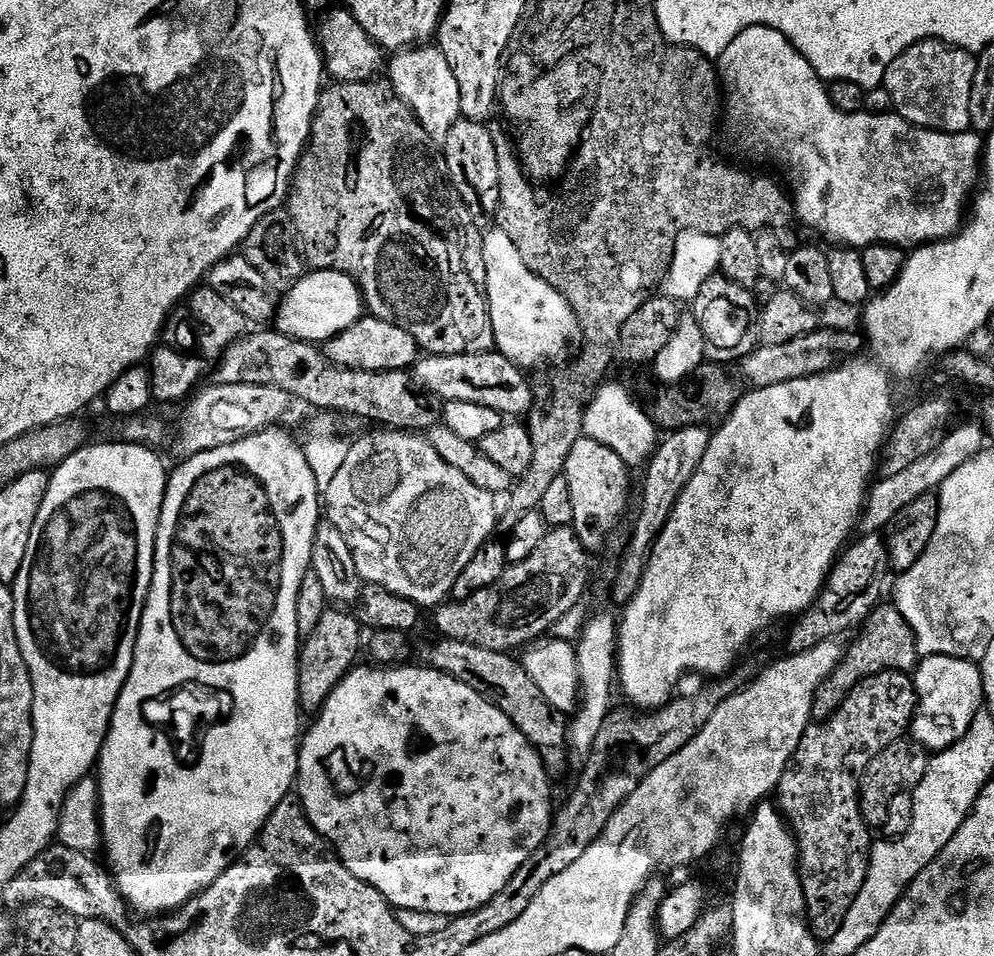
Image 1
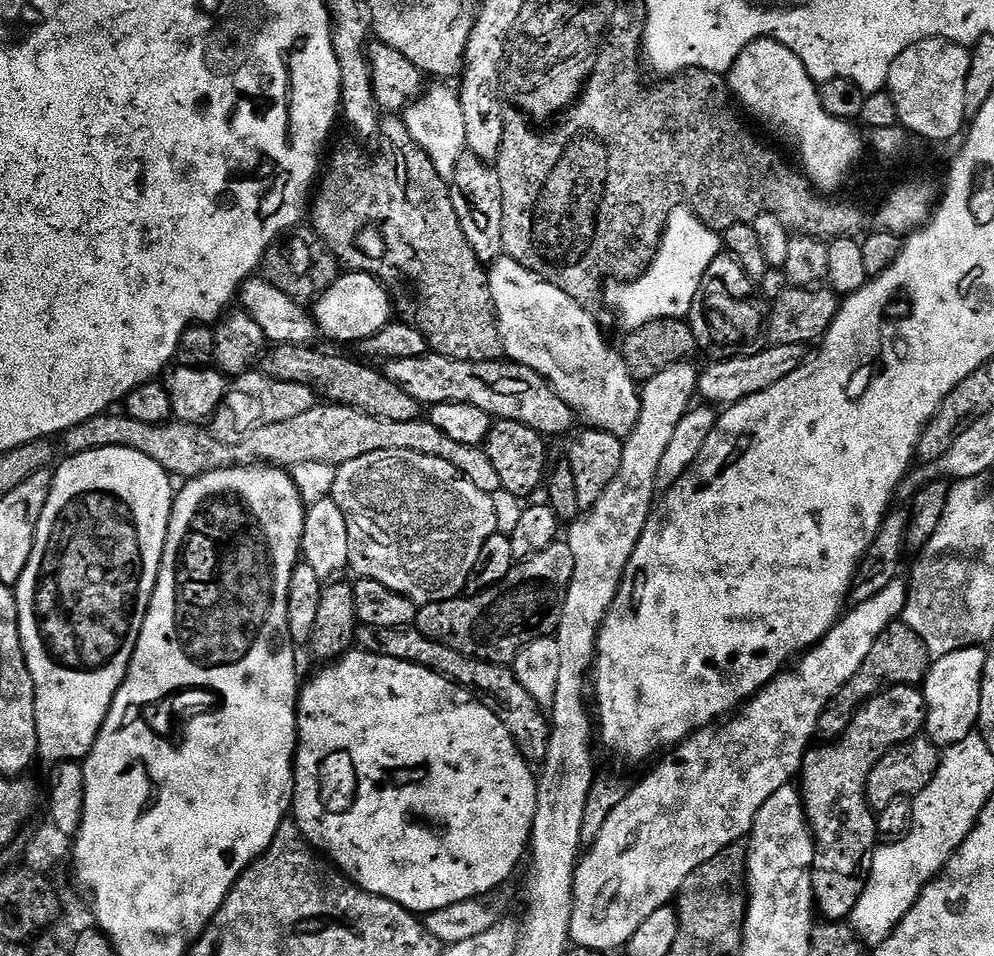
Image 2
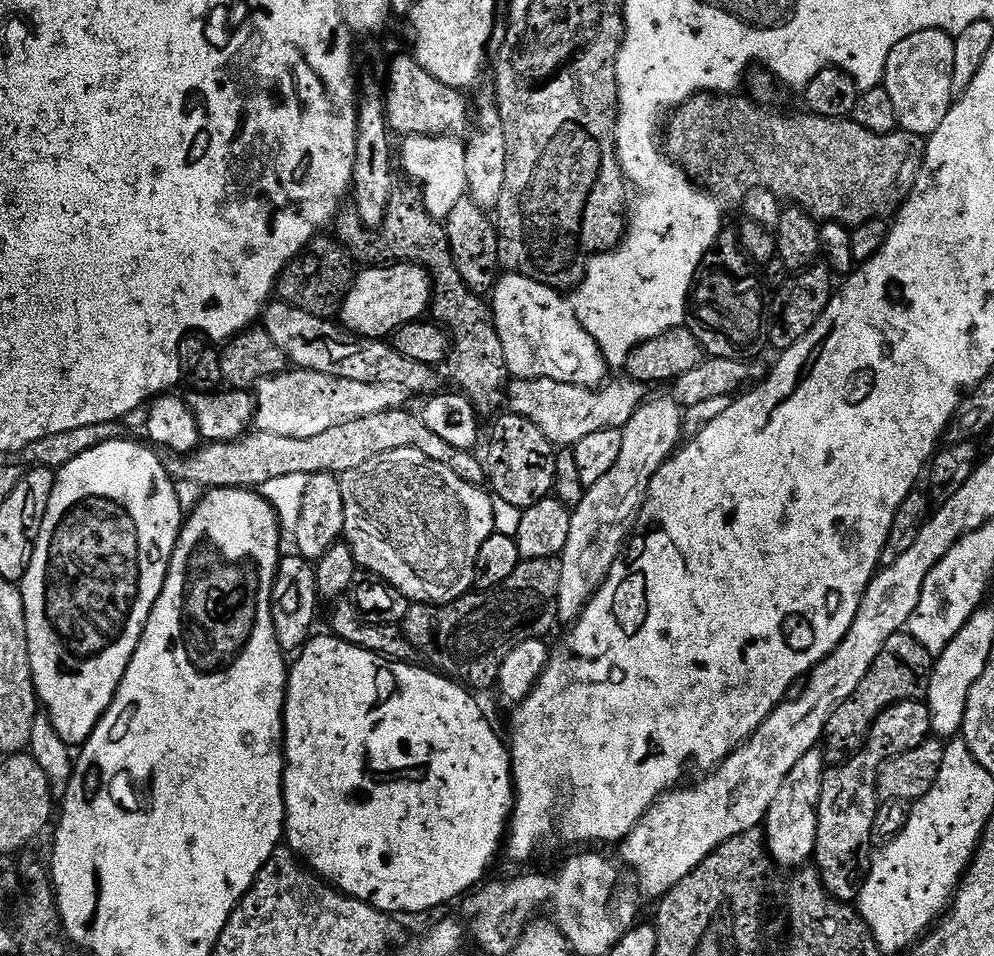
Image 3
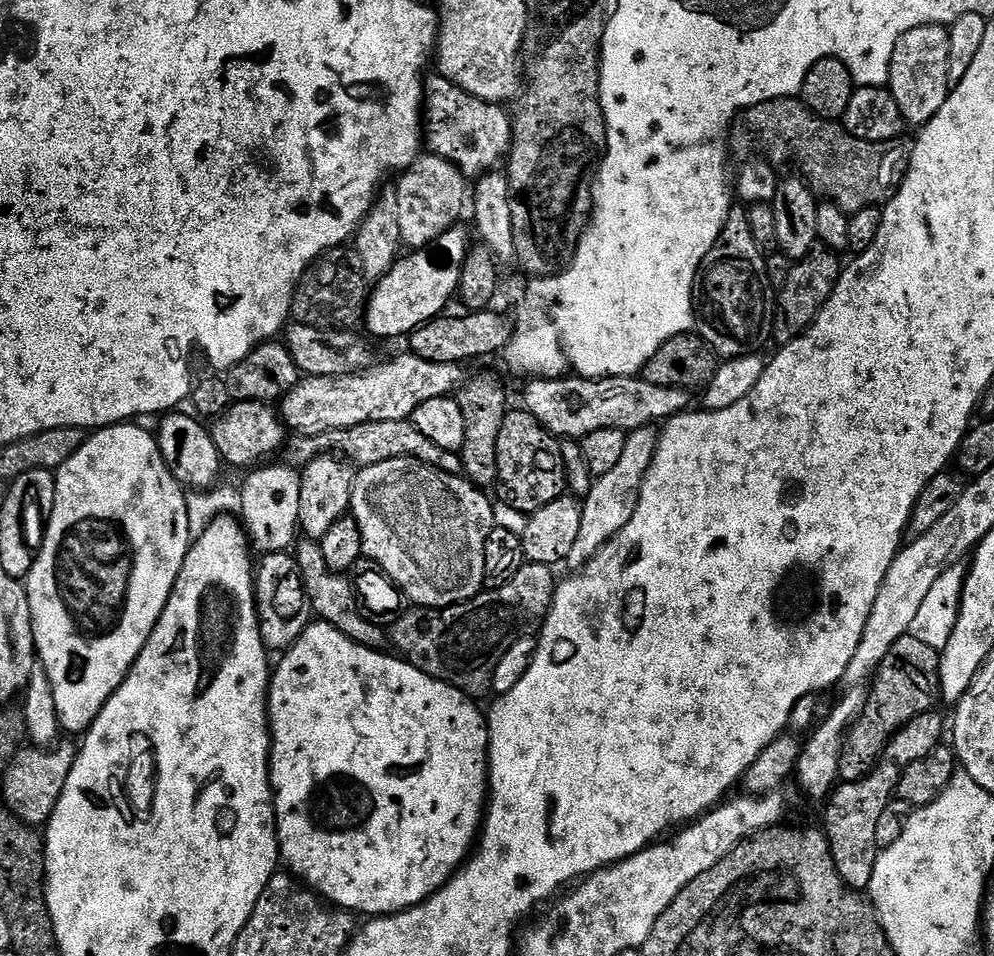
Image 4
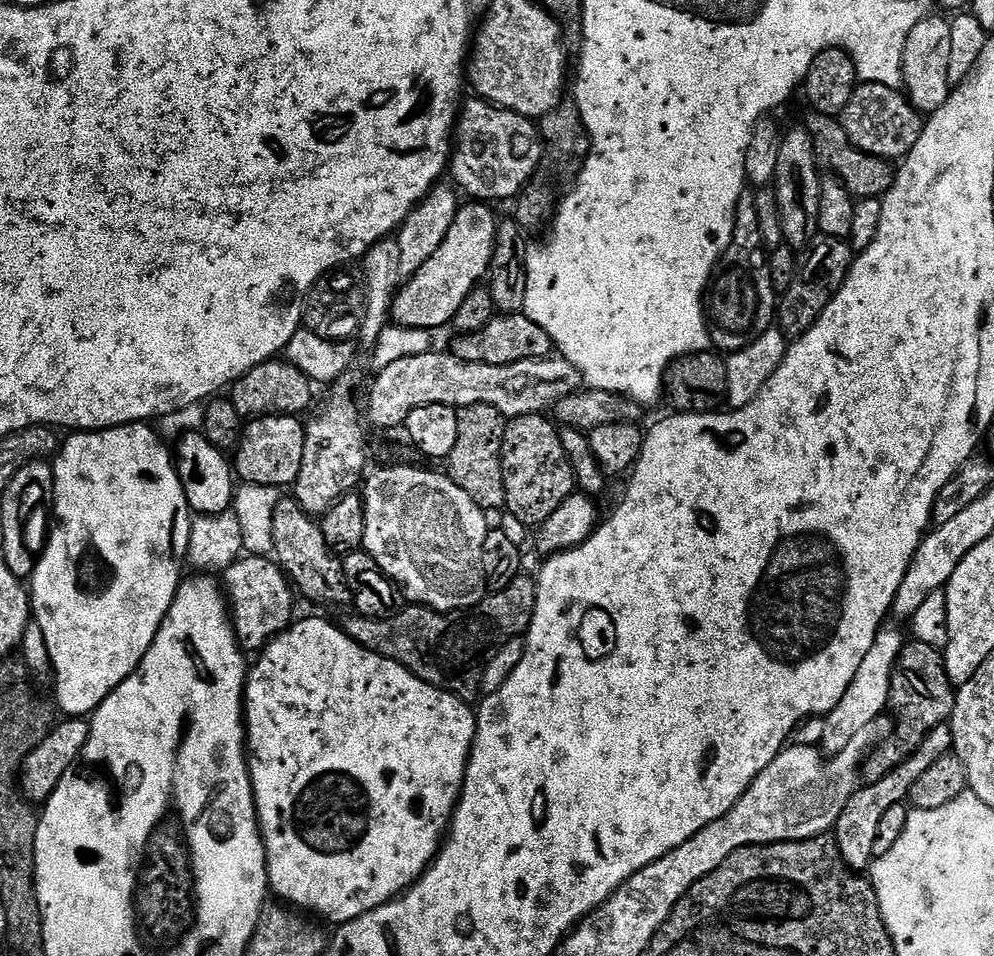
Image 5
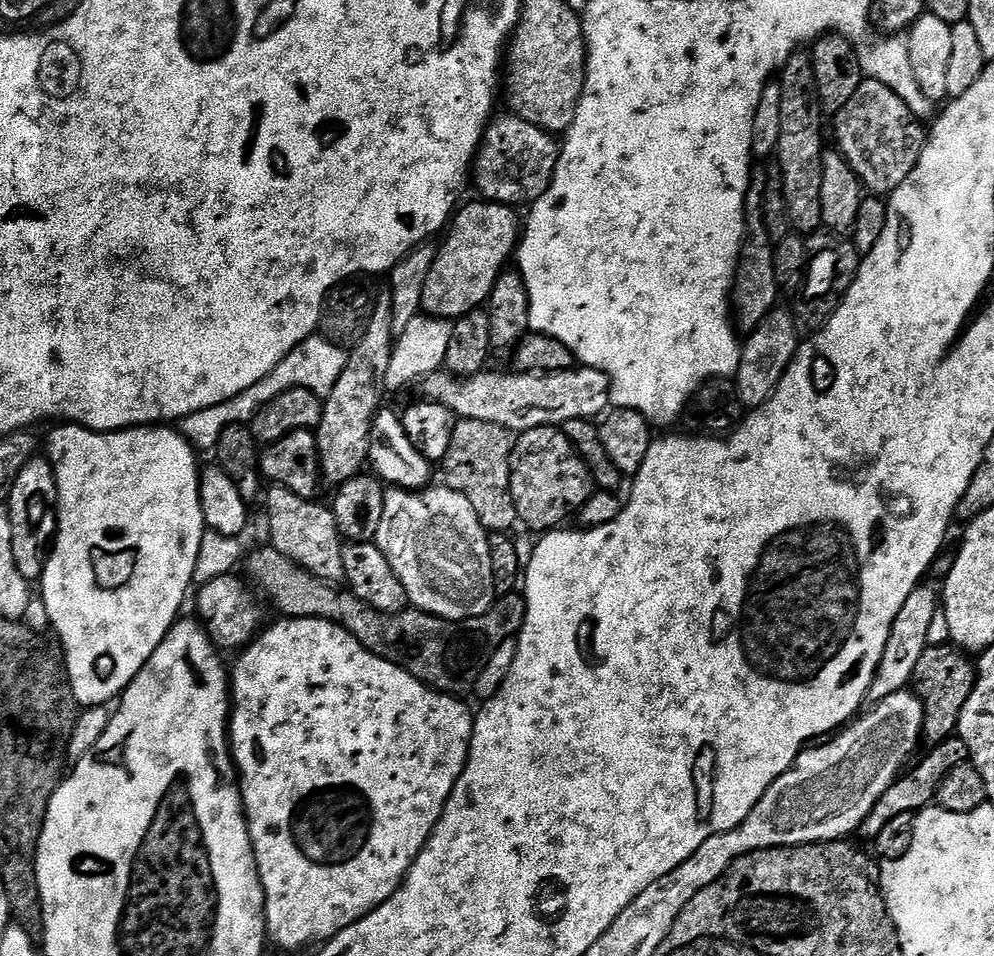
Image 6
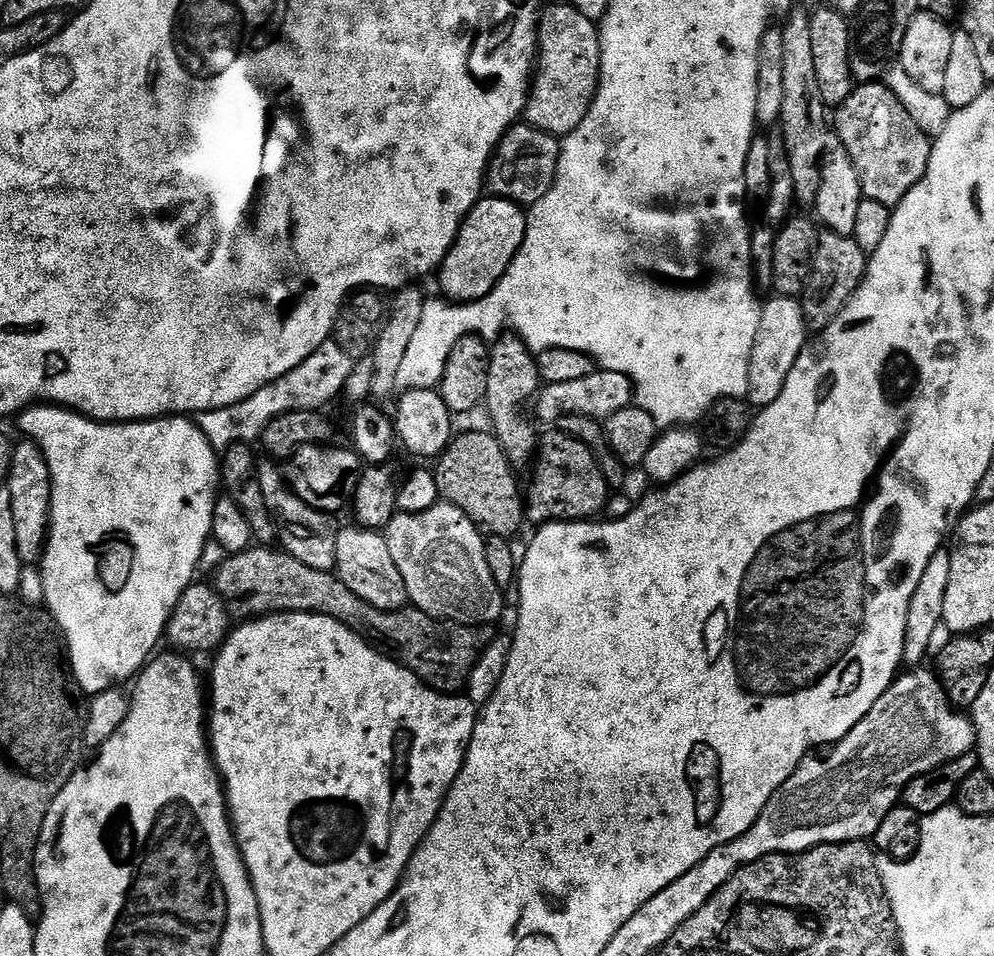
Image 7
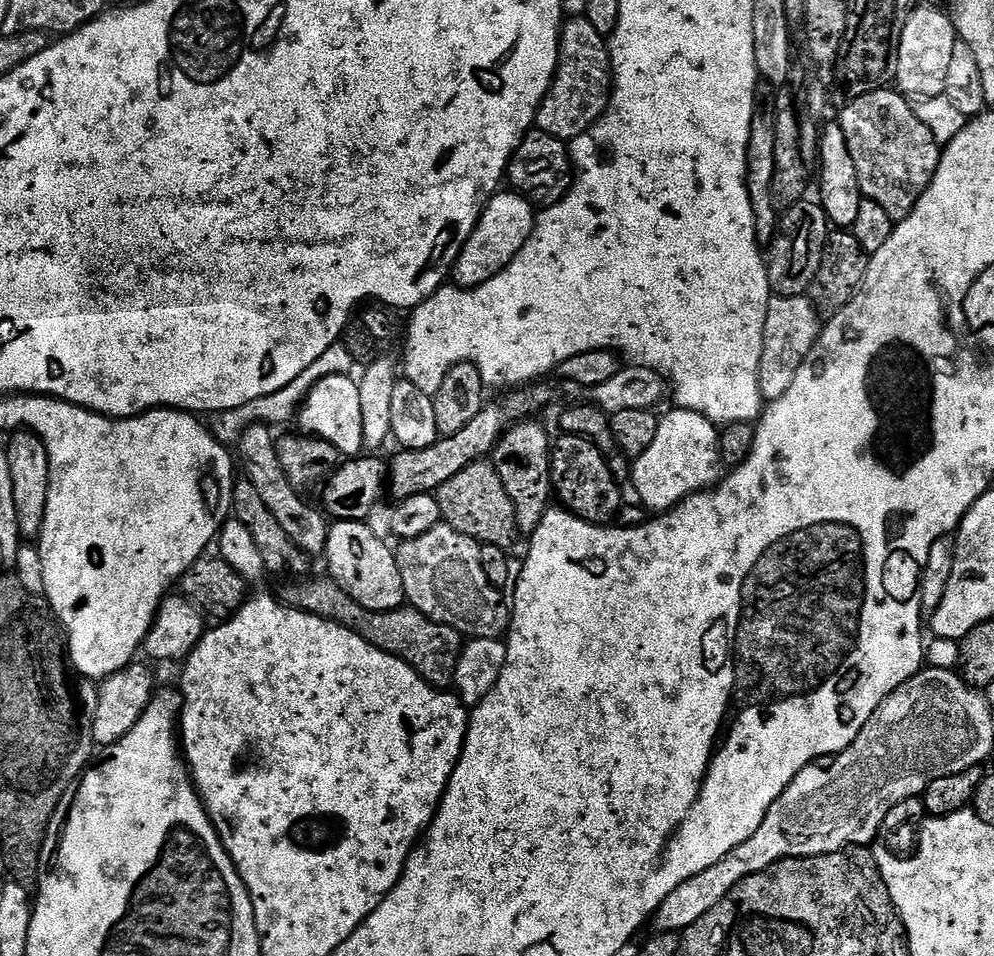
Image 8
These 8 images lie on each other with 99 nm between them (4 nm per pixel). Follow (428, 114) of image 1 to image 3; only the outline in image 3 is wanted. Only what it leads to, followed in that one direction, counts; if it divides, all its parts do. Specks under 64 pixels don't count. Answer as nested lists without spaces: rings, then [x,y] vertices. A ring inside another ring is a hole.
[[[405,136],[404,153],[399,153],[398,160],[404,163],[404,170],[409,178],[417,184],[424,208],[435,220],[447,221],[452,209],[462,201],[468,193],[466,176],[466,144],[465,141],[451,136]]]

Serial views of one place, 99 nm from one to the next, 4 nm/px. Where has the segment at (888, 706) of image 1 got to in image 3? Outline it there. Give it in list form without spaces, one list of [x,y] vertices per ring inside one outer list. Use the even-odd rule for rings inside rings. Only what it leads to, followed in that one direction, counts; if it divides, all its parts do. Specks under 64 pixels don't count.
[[[907,700],[890,706],[876,720],[868,741],[859,752],[847,757],[837,768],[829,767],[824,774],[822,782],[822,798],[816,808],[818,814],[818,838],[816,839],[815,867],[820,869],[820,877],[830,895],[836,900],[845,902],[859,901],[862,886],[866,886],[866,878],[872,869],[874,855],[874,818],[880,808],[881,800],[876,792],[877,773],[892,757],[903,752],[914,750],[923,744],[924,740],[933,735],[932,715],[924,700]]]

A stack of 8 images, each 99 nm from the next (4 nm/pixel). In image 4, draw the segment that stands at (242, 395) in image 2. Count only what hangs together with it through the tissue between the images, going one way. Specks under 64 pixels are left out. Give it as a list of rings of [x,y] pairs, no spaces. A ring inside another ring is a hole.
[[[415,354],[396,356],[389,364],[379,364],[367,372],[352,372],[349,376],[301,379],[294,390],[279,401],[280,419],[298,436],[320,436],[323,432],[339,432],[341,428],[362,426],[366,422],[406,420],[422,402],[452,396],[466,380],[461,365],[426,362],[426,358],[418,358]]]

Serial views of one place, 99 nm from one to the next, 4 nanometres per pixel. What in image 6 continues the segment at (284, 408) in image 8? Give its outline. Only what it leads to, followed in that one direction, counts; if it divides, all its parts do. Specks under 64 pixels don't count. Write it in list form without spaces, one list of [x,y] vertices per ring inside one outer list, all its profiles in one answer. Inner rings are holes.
[[[313,334],[299,343],[266,378],[260,379],[250,390],[227,399],[217,406],[207,407],[206,410],[195,411],[194,414],[184,416],[178,422],[178,430],[197,451],[213,451],[222,429],[229,424],[251,423],[256,412],[286,390],[304,388],[321,398],[328,396],[348,365],[348,353],[343,345],[330,343],[323,335]]]

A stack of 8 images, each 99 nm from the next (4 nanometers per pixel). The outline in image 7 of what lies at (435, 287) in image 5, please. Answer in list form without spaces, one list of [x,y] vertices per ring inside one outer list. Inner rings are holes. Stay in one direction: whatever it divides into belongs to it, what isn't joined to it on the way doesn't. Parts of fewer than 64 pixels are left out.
[[[493,195],[480,199],[460,227],[455,246],[440,263],[438,277],[440,276],[440,288],[445,292],[441,293],[449,301],[458,304],[469,304],[486,298],[514,262],[526,238],[527,225],[525,209],[513,200],[501,200]]]

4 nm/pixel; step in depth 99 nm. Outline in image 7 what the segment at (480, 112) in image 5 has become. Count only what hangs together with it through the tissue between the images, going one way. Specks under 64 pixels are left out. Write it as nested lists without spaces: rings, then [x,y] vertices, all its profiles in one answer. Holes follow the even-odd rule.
[[[527,122],[513,124],[500,139],[496,153],[492,156],[486,181],[491,195],[498,196],[501,200],[513,200],[521,206],[531,206],[546,198],[550,186],[554,186],[560,161],[560,145],[561,141],[557,137],[533,128]]]

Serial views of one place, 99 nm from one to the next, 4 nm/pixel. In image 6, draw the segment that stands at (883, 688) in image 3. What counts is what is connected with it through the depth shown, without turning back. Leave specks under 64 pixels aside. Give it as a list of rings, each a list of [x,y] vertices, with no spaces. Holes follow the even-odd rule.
[[[951,643],[930,646],[918,658],[916,675],[914,677],[914,691],[924,703],[924,734],[923,739],[929,740],[929,745],[941,744],[949,739],[959,729],[962,706],[966,706],[966,698],[976,685],[977,665],[968,660],[961,649]]]

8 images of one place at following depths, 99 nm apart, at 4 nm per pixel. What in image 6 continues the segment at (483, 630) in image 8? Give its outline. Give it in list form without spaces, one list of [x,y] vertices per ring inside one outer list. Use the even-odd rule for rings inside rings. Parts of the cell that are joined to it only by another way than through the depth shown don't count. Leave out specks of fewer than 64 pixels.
[[[429,486],[419,490],[409,490],[406,488],[389,487],[384,494],[384,505],[382,506],[382,522],[378,522],[378,530],[376,531],[375,545],[380,548],[382,554],[386,558],[386,562],[393,568],[394,574],[398,578],[398,582],[405,587],[407,603],[413,609],[428,612],[432,616],[440,616],[444,620],[469,620],[478,614],[486,614],[486,610],[490,610],[490,606],[495,604],[498,599],[498,581],[492,572],[492,563],[490,562],[490,546],[488,545],[489,531],[482,526],[482,522],[478,518],[478,514],[474,514],[474,506],[470,506],[470,502],[462,494],[458,494],[453,488],[447,486]]]

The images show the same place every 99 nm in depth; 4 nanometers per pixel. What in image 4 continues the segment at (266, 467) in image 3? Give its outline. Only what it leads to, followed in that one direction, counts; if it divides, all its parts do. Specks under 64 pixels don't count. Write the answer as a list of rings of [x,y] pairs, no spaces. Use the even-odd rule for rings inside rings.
[[[411,419],[366,422],[362,426],[341,428],[339,432],[323,432],[320,436],[293,435],[282,449],[282,456],[288,459],[285,461],[297,470],[303,469],[305,464],[325,454],[339,454],[360,468],[374,466],[378,462],[390,462],[390,458],[411,456],[413,460],[420,460],[451,476],[464,476],[464,463],[460,461],[459,455],[450,450],[442,450],[442,446],[434,446],[434,442],[430,442],[430,438],[422,434],[422,430],[412,425]]]

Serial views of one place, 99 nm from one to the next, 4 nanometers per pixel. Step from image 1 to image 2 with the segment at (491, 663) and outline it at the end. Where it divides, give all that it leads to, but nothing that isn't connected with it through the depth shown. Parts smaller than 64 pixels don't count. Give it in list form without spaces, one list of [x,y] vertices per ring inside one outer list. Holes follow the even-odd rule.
[[[360,626],[356,630],[356,644],[365,652],[373,652],[375,656],[408,660],[411,664],[429,668],[430,671],[449,677],[455,683],[479,694],[498,713],[501,722],[508,727],[508,733],[529,761],[543,762],[546,758],[548,739],[552,733],[549,717],[530,694],[530,690],[522,686],[511,667],[491,664],[488,660],[473,660],[471,656],[458,654],[458,650],[450,650],[450,646],[426,638],[426,634],[422,634],[414,626]]]

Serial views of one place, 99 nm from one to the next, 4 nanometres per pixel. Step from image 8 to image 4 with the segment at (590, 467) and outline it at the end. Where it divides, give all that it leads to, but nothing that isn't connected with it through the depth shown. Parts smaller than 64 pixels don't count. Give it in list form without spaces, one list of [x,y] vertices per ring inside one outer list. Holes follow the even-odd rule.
[[[509,411],[502,422],[502,430],[498,430],[496,478],[505,506],[531,514],[565,495],[564,463],[560,440],[546,431],[529,412],[519,411]]]

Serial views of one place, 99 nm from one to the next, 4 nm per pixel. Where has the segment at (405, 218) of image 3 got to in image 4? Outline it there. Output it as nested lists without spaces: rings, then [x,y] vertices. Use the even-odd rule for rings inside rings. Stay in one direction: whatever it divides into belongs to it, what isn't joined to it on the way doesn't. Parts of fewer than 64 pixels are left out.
[[[480,376],[477,380],[469,379],[459,389],[458,399],[462,406],[462,418],[466,418],[466,442],[459,450],[459,458],[464,463],[464,476],[477,486],[497,483],[496,467],[498,458],[498,430],[502,430],[502,422],[510,411],[508,396],[504,388],[496,380],[488,376]]]

